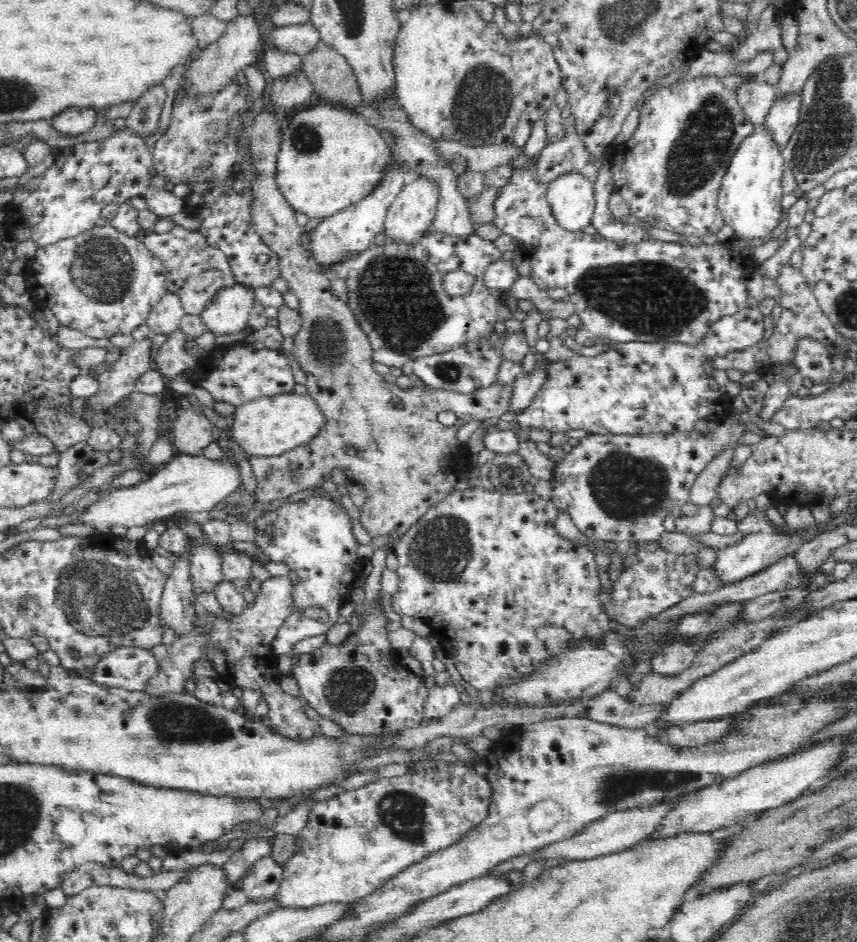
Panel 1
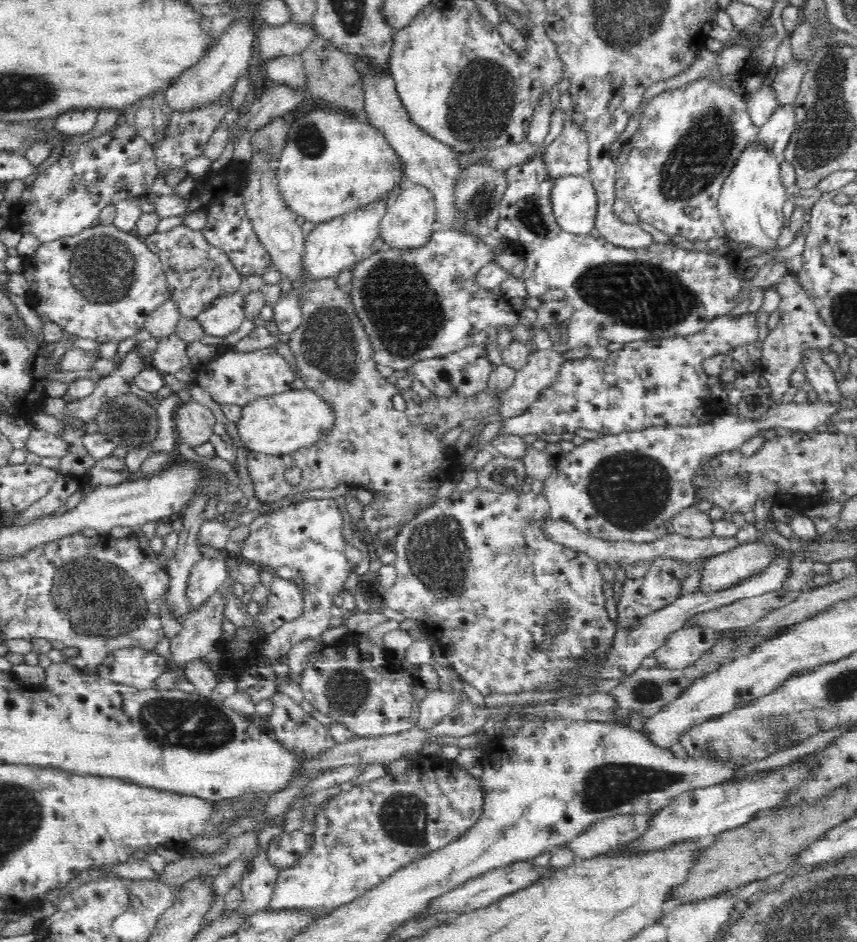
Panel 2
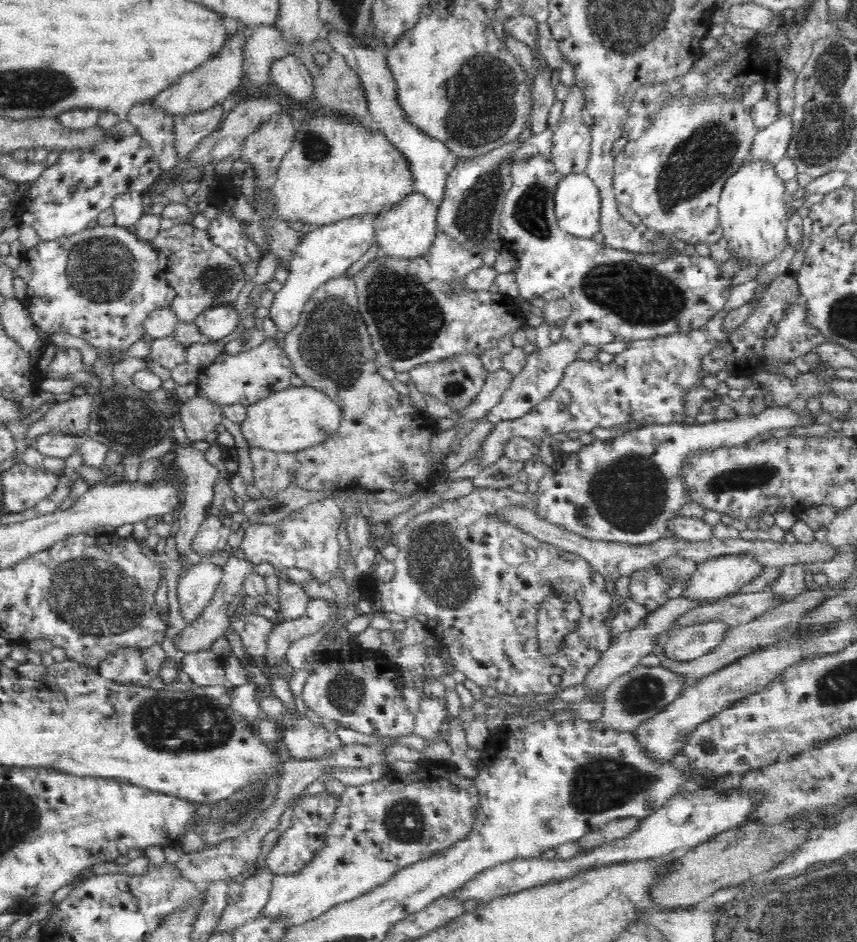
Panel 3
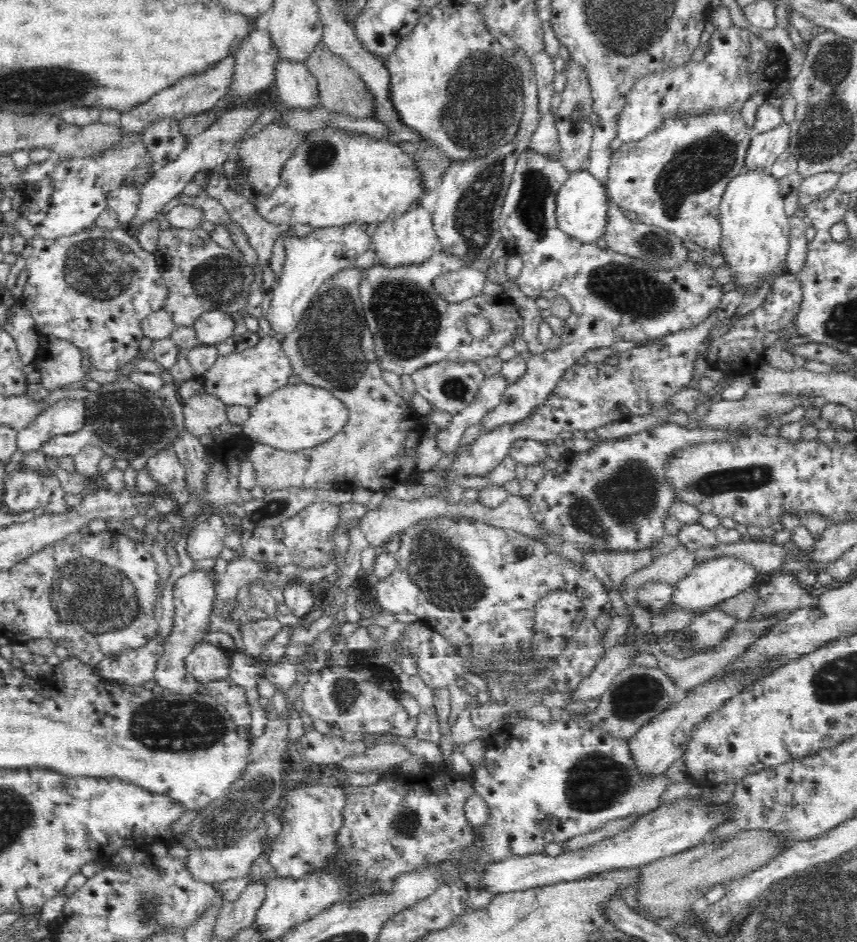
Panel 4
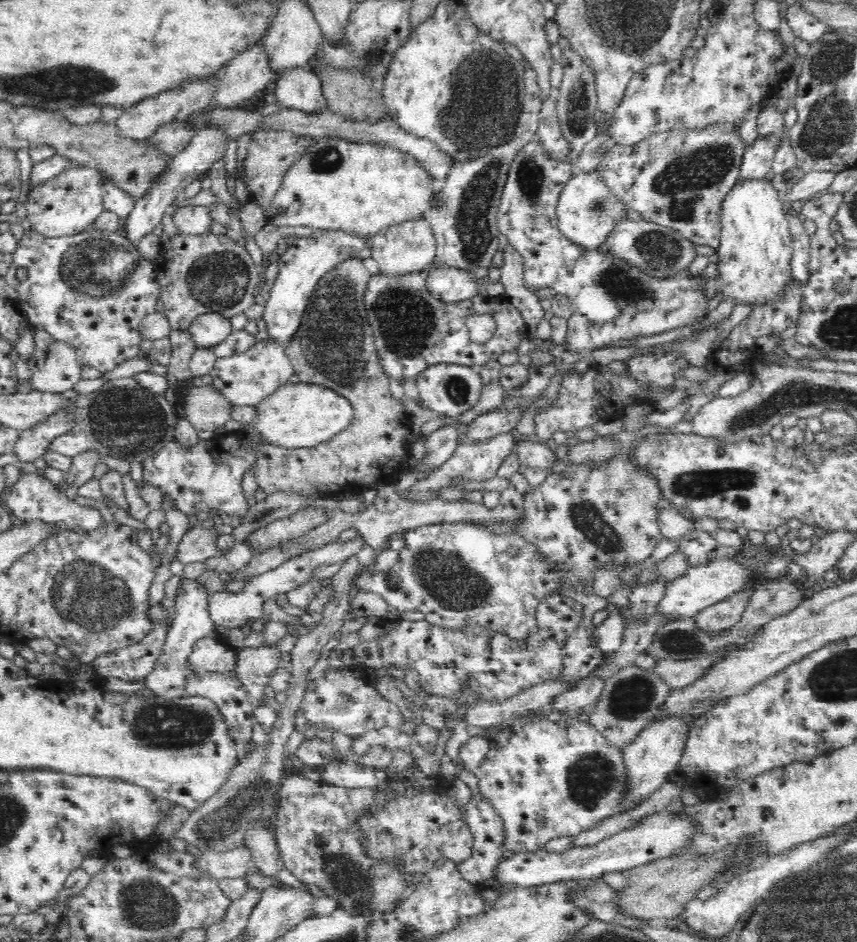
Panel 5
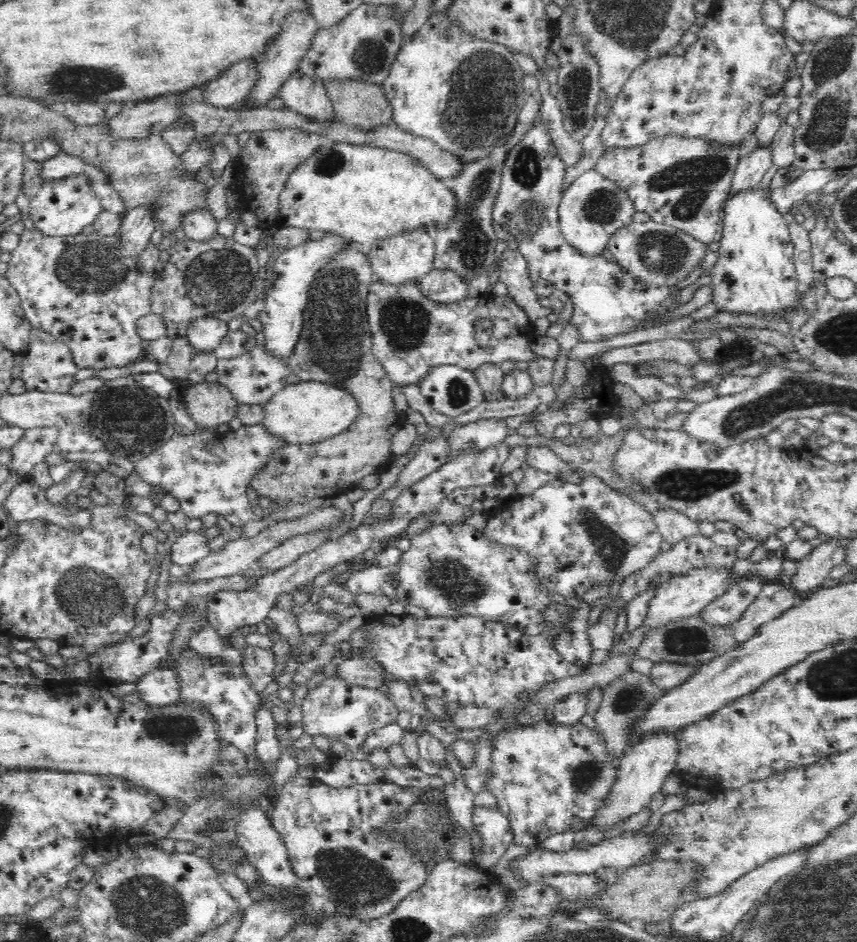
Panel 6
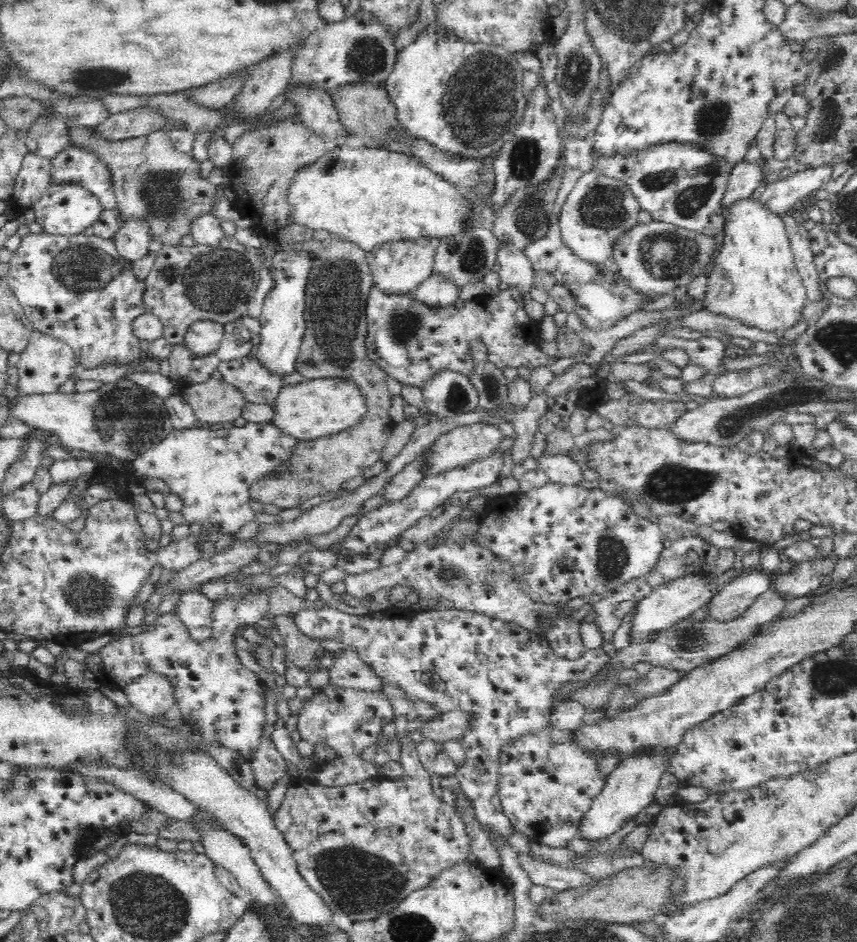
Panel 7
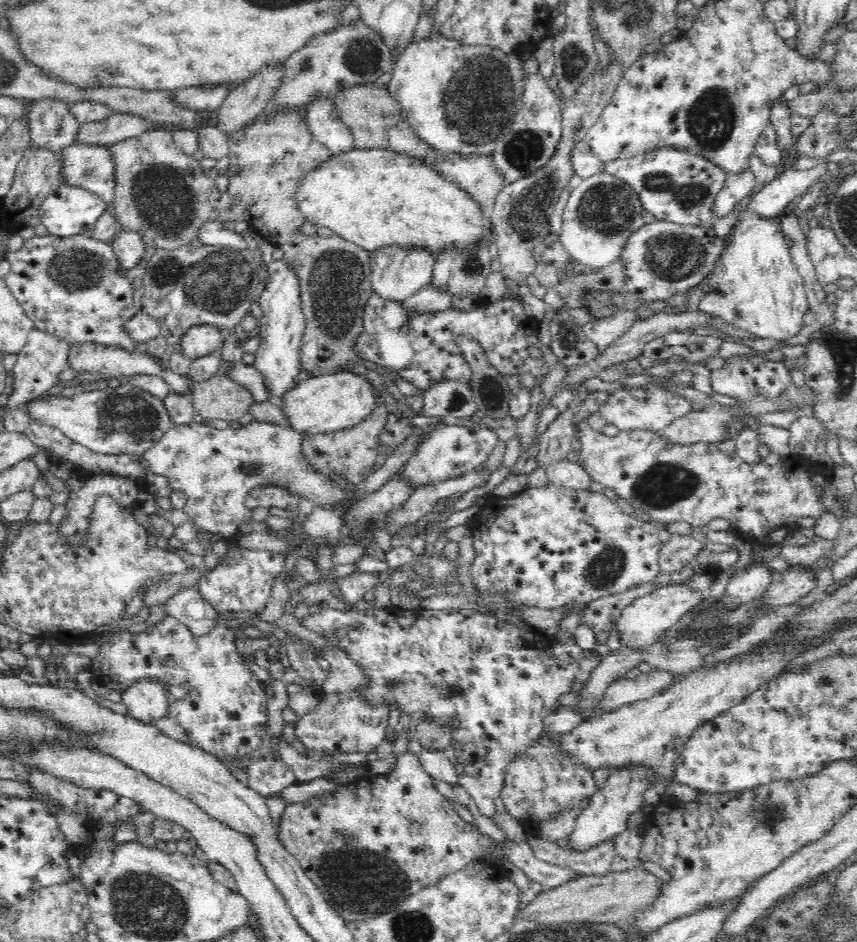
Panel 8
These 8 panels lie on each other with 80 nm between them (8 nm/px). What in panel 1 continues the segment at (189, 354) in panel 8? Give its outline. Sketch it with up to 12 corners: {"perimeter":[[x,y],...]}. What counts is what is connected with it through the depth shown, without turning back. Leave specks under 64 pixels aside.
{"perimeter":[[238,283],[222,288],[202,311],[206,331],[243,332],[254,291]]}

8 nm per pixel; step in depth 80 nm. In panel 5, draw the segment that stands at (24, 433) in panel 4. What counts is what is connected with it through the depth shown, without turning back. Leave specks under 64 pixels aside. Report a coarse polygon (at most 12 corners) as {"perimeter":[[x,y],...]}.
{"perimeter":[[69,412],[20,431],[13,453],[32,464],[73,427]]}

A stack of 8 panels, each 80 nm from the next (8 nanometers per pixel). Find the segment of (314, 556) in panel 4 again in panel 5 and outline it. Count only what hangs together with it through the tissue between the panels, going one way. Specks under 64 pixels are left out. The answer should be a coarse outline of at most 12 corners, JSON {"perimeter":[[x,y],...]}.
{"perimeter":[[302,508],[246,538],[264,552],[322,524],[330,512]]}

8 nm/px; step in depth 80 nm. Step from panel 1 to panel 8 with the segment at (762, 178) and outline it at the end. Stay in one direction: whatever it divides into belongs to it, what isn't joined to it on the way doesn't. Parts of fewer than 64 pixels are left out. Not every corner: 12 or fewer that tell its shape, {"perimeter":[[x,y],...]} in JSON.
{"perimeter":[[741,211],[697,310],[788,342],[809,302],[780,218]]}

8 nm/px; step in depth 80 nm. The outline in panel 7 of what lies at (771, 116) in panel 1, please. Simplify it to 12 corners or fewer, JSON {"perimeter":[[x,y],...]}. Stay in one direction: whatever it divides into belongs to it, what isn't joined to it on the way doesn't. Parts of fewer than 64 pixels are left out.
{"perimeter":[[744,161],[730,171],[722,198],[728,219],[764,181],[762,165]]}

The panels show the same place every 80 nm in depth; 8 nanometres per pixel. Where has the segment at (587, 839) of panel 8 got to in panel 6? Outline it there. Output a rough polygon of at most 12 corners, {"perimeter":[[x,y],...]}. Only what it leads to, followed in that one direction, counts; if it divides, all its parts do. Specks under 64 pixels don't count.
{"perimeter":[[679,735],[628,747],[590,826],[608,832],[650,806]]}

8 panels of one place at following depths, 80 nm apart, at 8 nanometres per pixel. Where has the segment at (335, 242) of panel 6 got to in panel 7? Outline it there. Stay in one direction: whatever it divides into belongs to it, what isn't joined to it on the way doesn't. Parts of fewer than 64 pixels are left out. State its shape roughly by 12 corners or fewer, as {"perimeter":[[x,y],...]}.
{"perimeter":[[278,252],[263,300],[257,359],[283,381],[307,328],[312,260]]}

